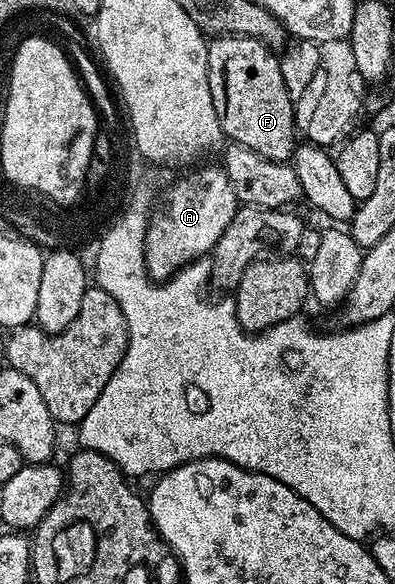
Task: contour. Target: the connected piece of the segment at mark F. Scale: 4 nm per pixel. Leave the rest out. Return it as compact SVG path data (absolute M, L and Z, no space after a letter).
M215 36L207 43L209 92L224 135L269 160L290 163L297 145L295 103L285 88L280 61L272 47L253 38Z

